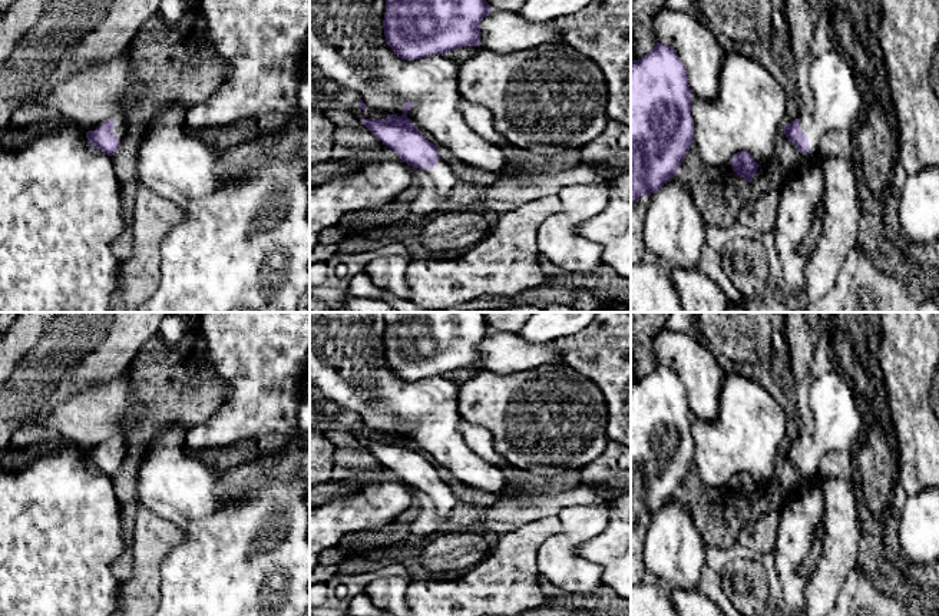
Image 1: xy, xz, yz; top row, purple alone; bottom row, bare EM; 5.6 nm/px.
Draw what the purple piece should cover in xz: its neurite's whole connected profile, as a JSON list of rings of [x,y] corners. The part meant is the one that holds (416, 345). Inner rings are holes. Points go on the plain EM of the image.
[[[381,312],[386,321],[384,357],[391,371],[404,381],[446,375],[466,367],[480,368],[480,342],[492,332],[483,312]]]

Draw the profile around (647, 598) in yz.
[[[641,582],[631,586],[631,616],[680,616],[671,590],[659,582]]]

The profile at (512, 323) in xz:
[[[483,312],[495,332],[519,334],[533,312]]]

